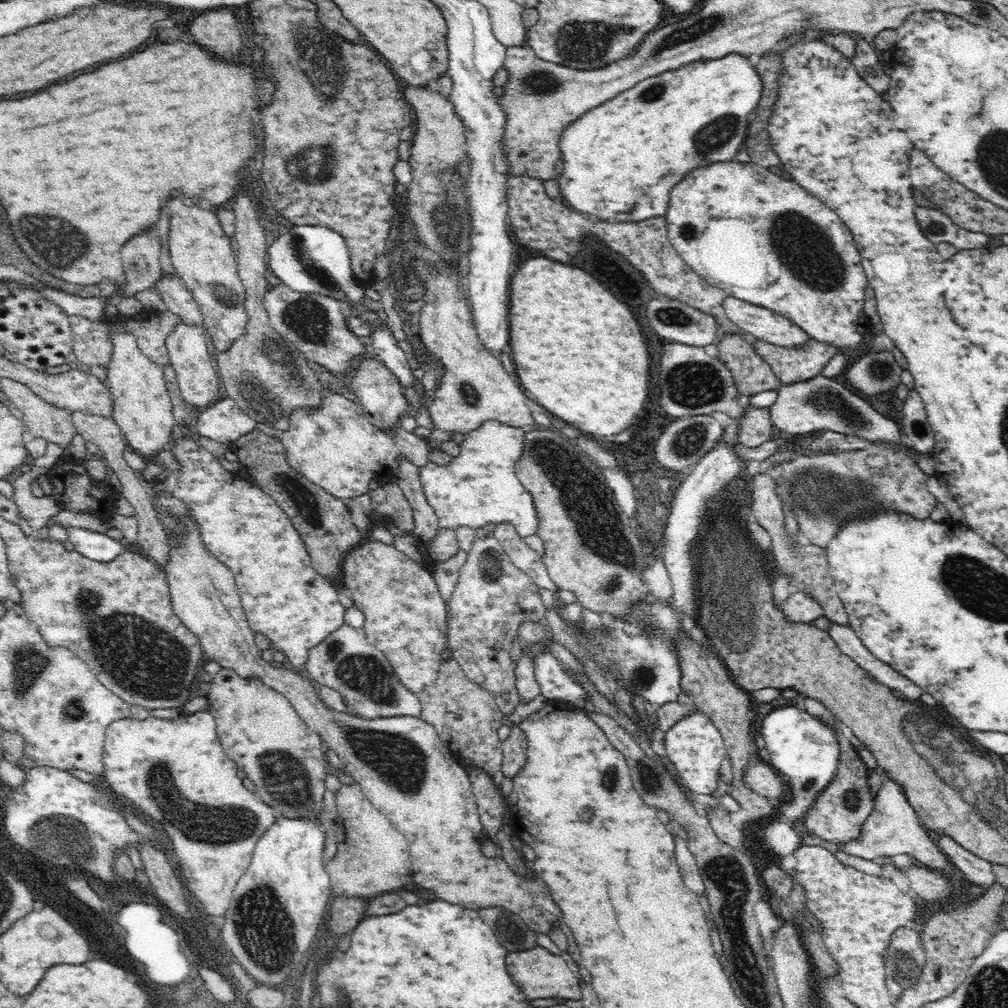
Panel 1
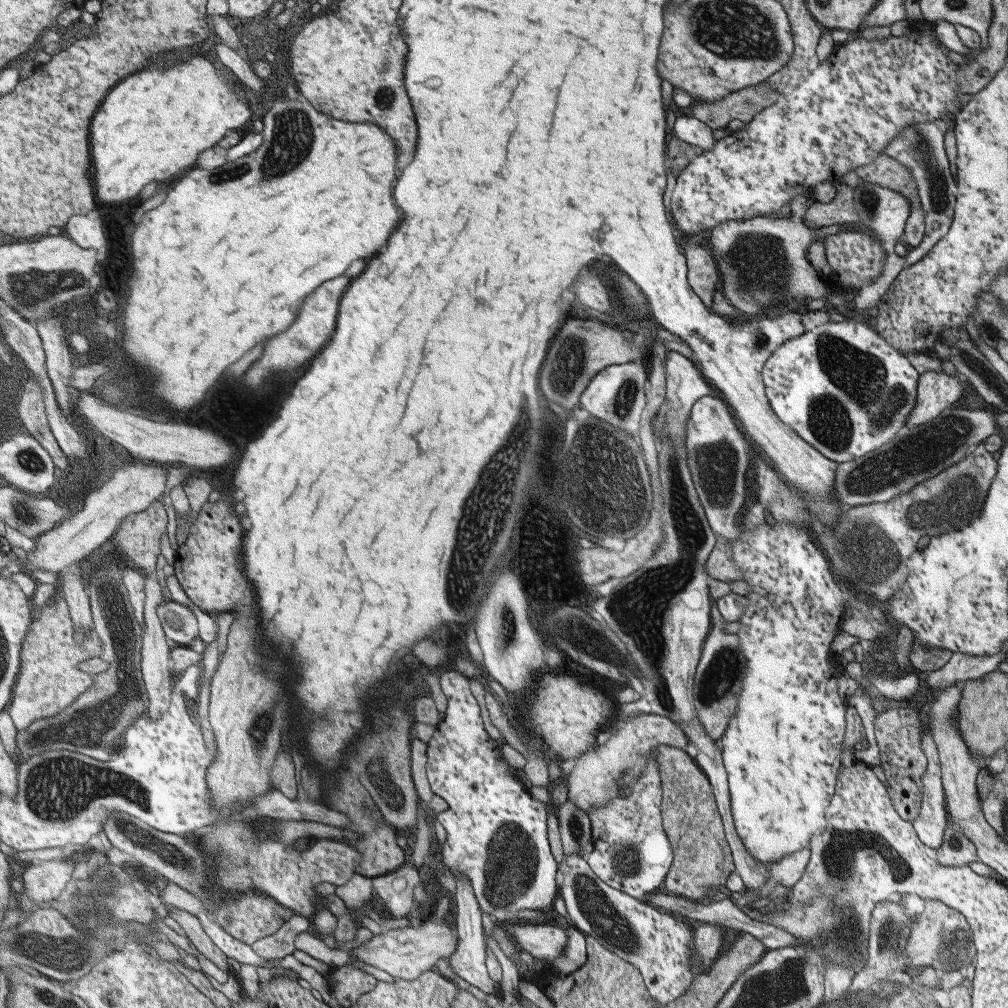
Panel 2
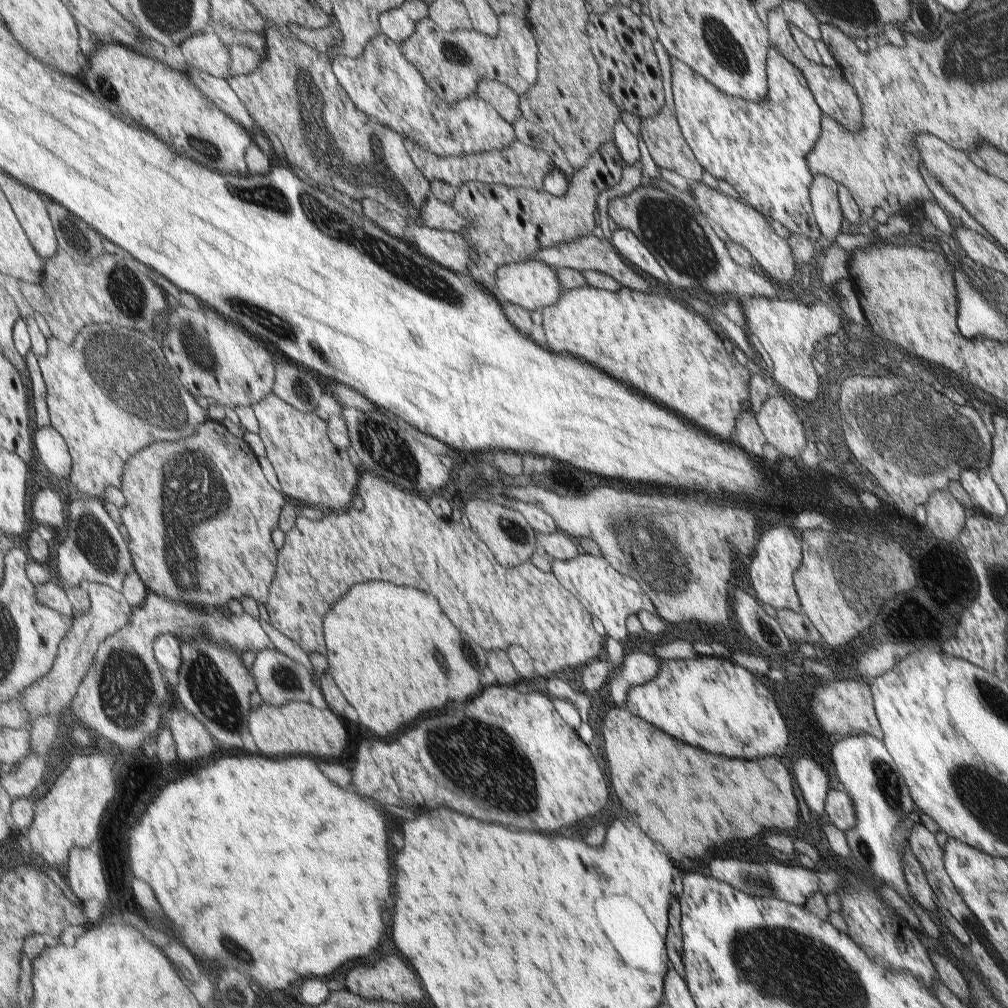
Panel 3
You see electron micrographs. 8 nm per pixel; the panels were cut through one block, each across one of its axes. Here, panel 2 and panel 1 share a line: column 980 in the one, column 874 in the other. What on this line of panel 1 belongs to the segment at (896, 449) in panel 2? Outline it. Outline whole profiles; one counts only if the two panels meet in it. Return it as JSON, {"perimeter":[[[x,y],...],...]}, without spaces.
{"perimeter":[[[821,374],[812,377],[806,382],[790,383],[784,385],[777,390],[778,398],[776,402],[769,407],[773,423],[780,428],[780,430],[792,435],[805,435],[809,432],[818,431],[832,431],[839,432],[844,435],[858,436],[860,439],[866,439],[872,442],[874,445],[877,443],[890,443],[891,446],[898,446],[900,449],[905,449],[909,453],[909,458],[926,474],[934,475],[935,472],[935,460],[934,456],[930,456],[924,453],[909,452],[909,448],[905,448],[904,436],[901,433],[901,419],[903,410],[903,401],[896,396],[896,393],[884,393],[880,396],[868,396],[860,392],[857,388],[851,384],[845,386],[834,381],[834,379],[828,379]]]}

